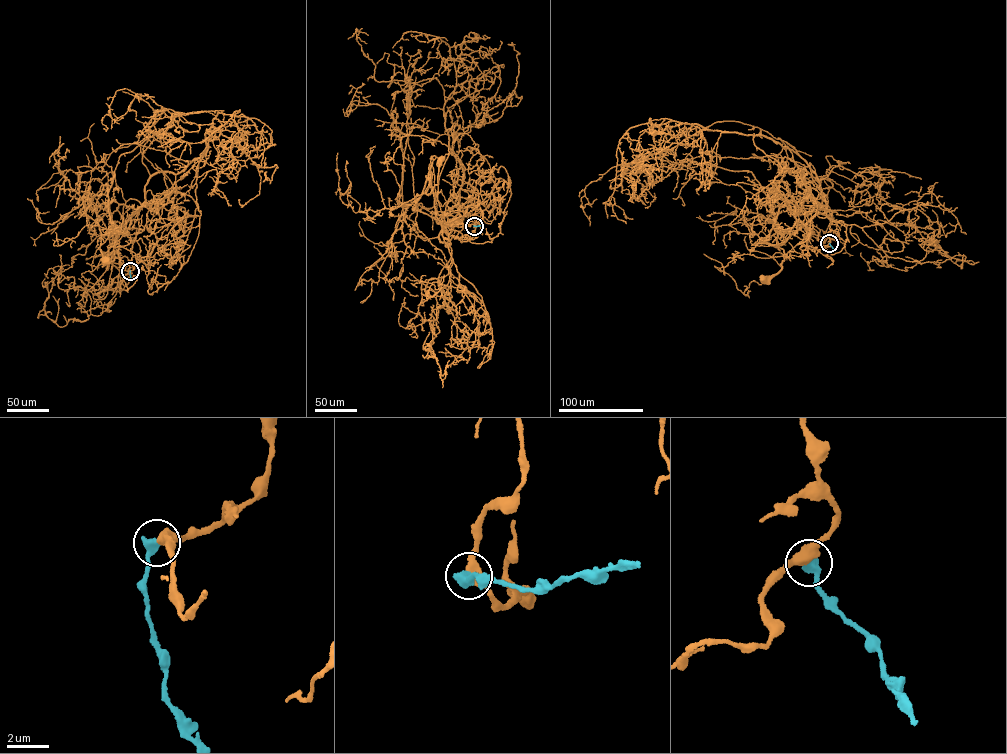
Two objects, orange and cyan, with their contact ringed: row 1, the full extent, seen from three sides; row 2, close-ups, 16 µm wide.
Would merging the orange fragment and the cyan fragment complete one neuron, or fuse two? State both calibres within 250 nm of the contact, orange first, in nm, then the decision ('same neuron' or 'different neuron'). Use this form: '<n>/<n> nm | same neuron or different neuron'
460/500 nm | same neuron

